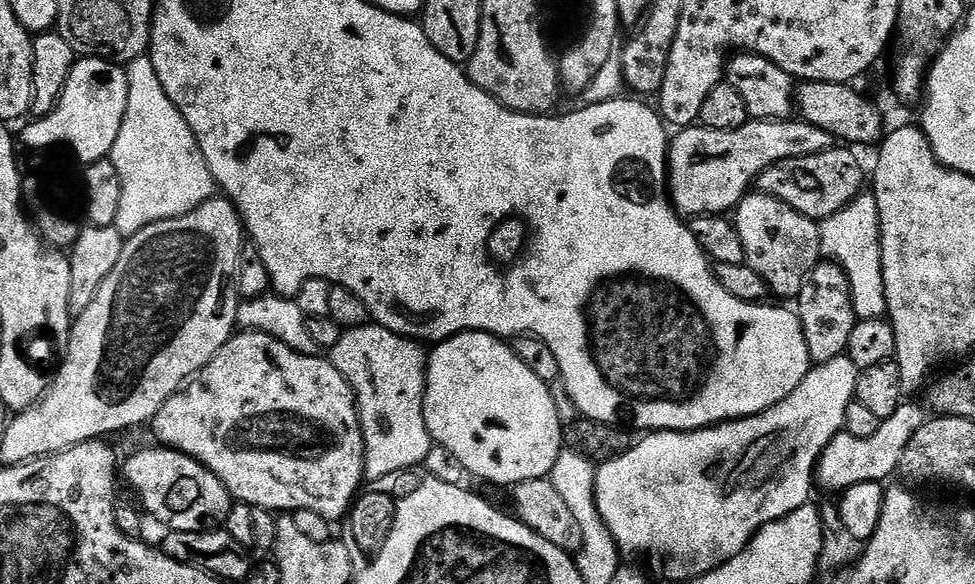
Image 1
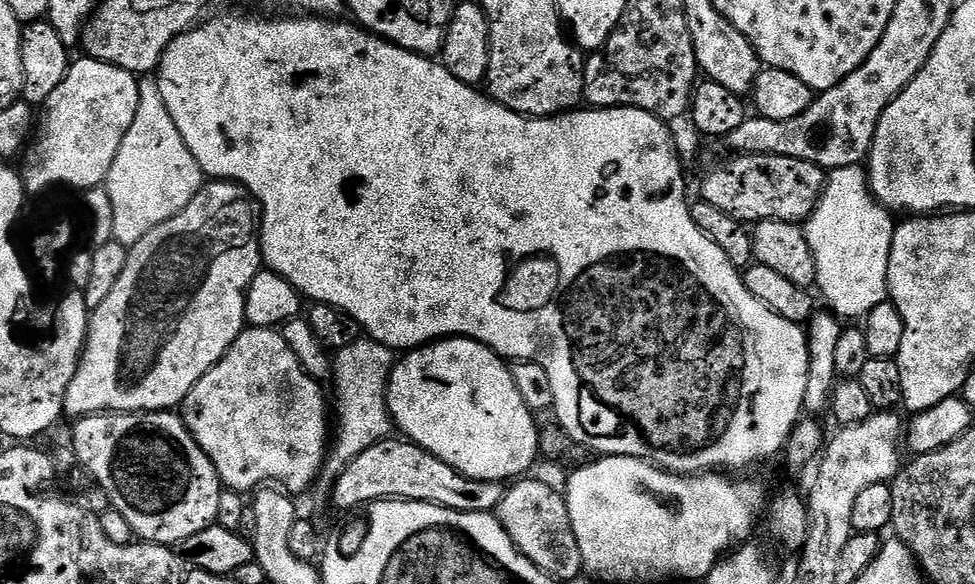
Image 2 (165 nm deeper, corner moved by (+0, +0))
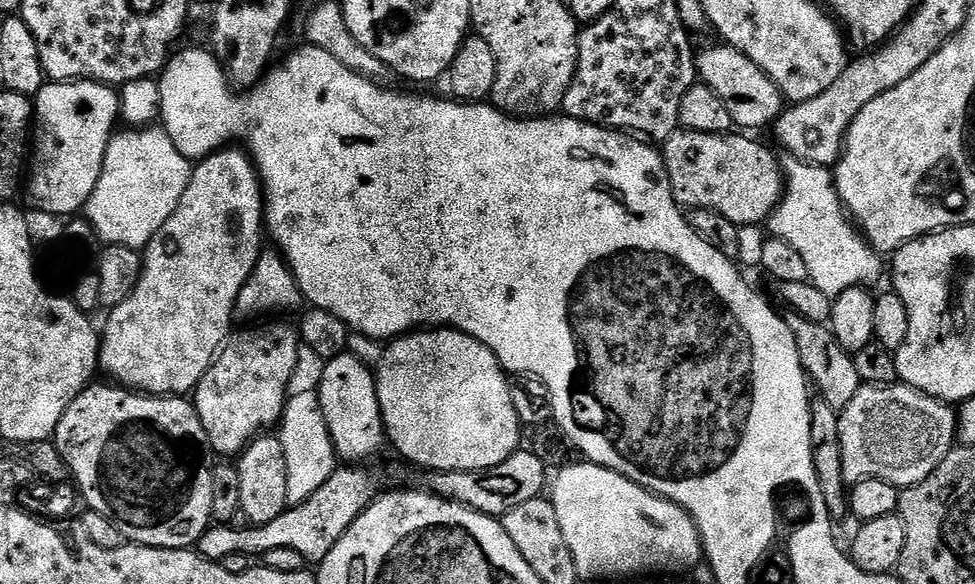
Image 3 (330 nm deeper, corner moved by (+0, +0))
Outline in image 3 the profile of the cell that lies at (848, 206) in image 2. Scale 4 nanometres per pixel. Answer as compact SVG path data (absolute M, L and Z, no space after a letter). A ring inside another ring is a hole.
M791 158L785 159L782 167L784 197L766 221L766 228L772 231L769 233L802 254L808 279L822 294L835 298L851 288L872 286L880 276L881 257L857 233L857 237L852 233L854 224L836 194L833 173Z

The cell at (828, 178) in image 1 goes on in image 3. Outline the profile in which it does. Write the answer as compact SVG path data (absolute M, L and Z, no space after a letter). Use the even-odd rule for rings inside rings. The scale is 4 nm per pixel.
M676 131L662 144L664 169L668 175L668 185L672 197L681 209L714 210L714 214L722 214L722 218L730 218L737 226L744 224L763 225L784 197L784 169L775 156L763 148L748 134L702 134L701 132Z

